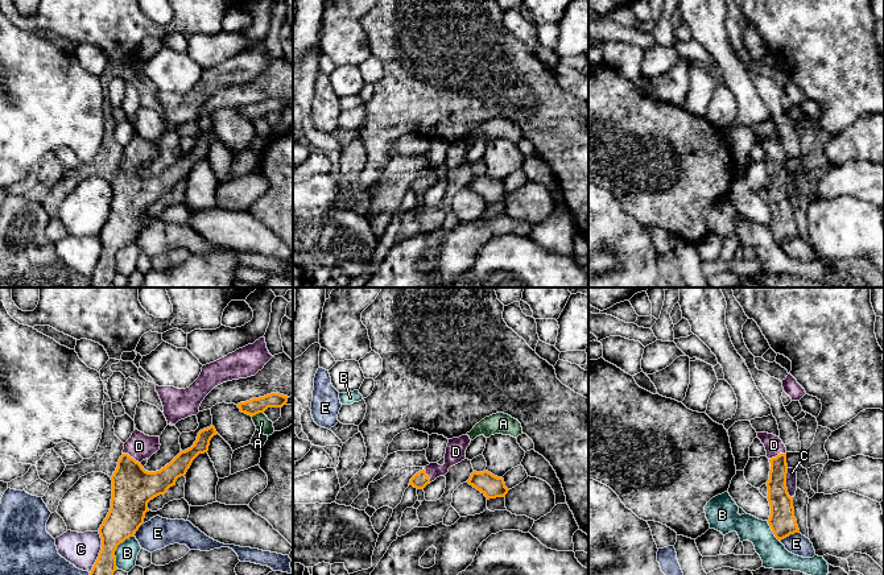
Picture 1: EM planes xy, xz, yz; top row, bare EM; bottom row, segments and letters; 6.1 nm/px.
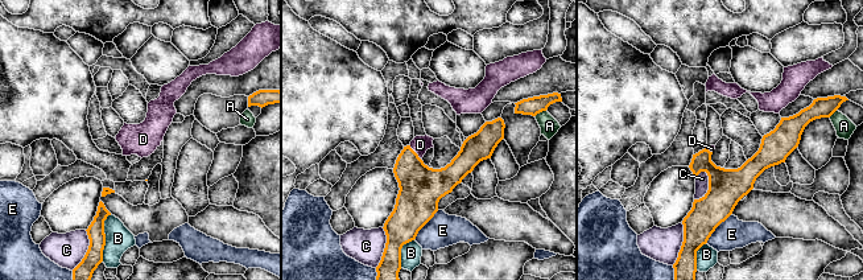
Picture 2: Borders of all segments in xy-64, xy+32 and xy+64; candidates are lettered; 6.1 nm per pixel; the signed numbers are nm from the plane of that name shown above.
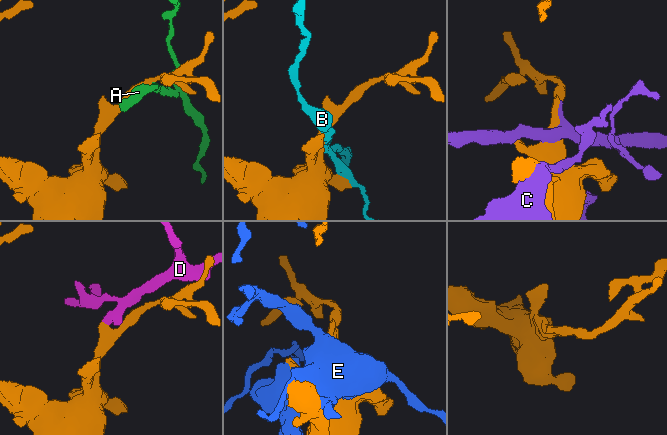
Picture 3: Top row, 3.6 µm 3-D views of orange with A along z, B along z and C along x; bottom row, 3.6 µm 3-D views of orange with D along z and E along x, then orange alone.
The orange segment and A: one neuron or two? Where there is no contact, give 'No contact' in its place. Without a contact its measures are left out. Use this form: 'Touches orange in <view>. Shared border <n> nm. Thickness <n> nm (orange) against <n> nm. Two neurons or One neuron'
Touches orange in xy. Shared border 80 nm. Thickness 100 nm (orange) against 90 nm. Two neurons

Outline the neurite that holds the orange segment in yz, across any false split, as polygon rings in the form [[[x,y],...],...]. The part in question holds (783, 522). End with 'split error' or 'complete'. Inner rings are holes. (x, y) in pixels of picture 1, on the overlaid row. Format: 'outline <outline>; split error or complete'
outline [[[757,433],[757,438],[765,447],[767,458],[771,463],[768,487],[768,501],[771,516],[768,524],[774,537],[781,541],[790,534],[800,533],[797,520],[794,517],[793,497],[789,496],[786,488],[786,447],[782,440],[768,433]]]; split error

